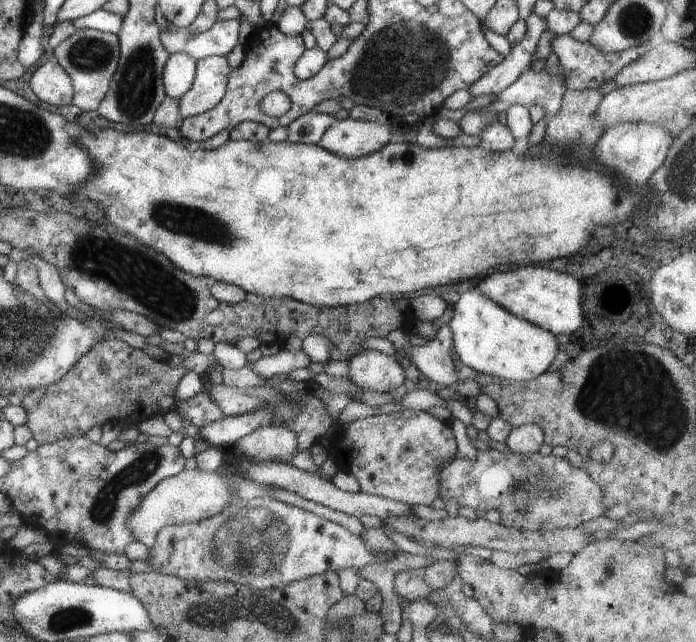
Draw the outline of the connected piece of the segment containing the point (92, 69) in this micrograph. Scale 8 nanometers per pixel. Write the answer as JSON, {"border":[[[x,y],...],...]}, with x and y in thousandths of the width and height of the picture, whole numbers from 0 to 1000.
{"border":[[[111,45],[95,58],[78,78],[80,97],[91,106],[103,129],[101,162],[116,171],[138,171],[151,151],[155,129],[165,114],[171,92],[170,53],[138,45]]]}

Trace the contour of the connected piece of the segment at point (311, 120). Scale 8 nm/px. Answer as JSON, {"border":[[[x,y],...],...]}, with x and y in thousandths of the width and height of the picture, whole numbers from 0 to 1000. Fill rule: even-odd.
{"border":[[[445,174],[444,179],[427,192],[389,201],[385,218],[395,223],[448,221],[454,224],[478,187],[477,179]]]}

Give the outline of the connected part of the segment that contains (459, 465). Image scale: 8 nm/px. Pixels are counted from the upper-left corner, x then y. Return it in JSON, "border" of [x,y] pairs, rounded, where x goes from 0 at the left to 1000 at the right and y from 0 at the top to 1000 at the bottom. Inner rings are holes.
{"border":[[[685,701],[682,717],[651,713],[632,731],[629,759],[631,779],[641,780],[654,776],[659,788],[671,788],[681,796],[711,793],[720,804],[718,816],[740,821],[750,827],[774,827],[784,832],[799,824],[823,822],[852,807],[862,805],[874,793],[864,782],[865,760],[841,737],[820,724],[813,712],[799,712],[792,707],[740,707],[736,704],[714,704],[714,701]]]}

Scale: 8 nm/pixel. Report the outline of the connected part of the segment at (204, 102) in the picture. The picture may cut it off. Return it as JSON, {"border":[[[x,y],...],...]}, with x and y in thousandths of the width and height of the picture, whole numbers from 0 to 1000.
{"border":[[[300,87],[282,95],[274,136],[254,156],[257,184],[302,171],[320,151],[330,112],[328,87]]]}

